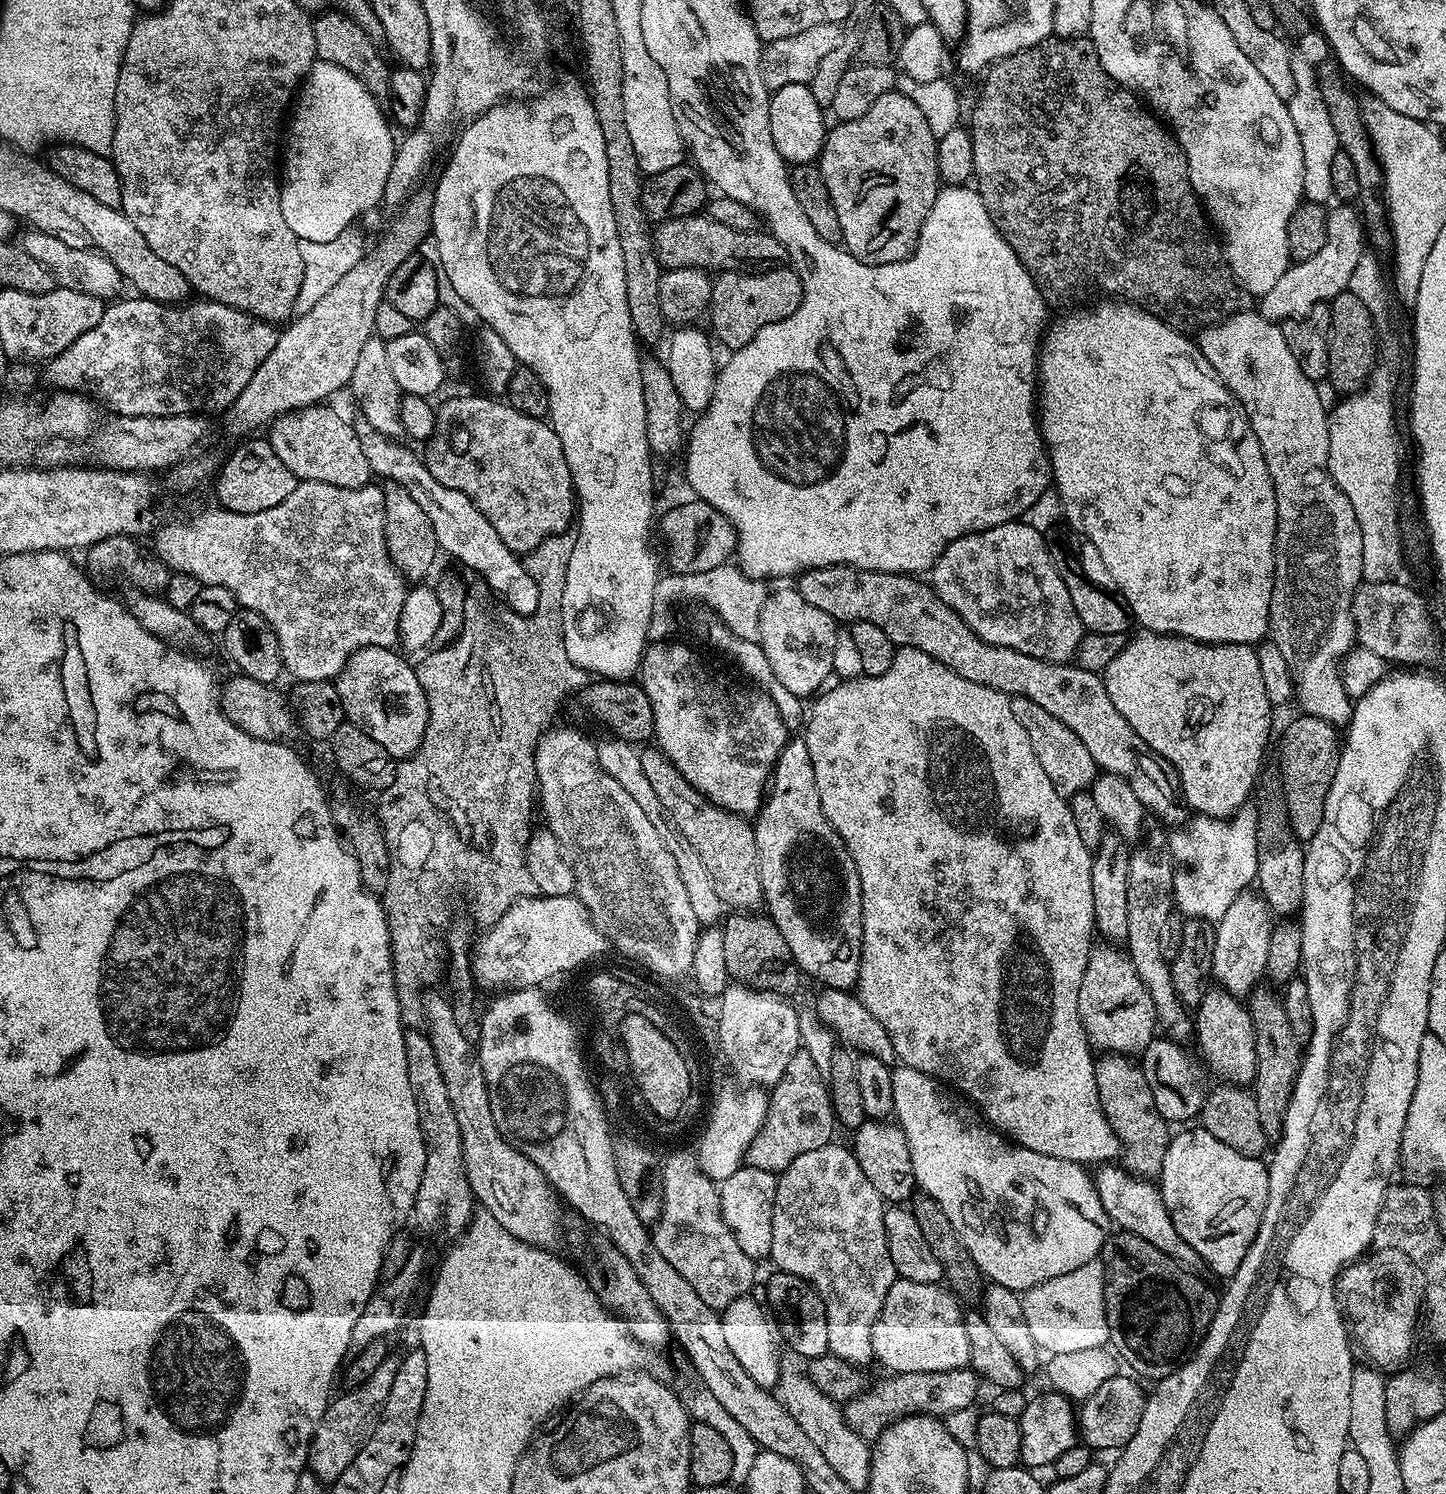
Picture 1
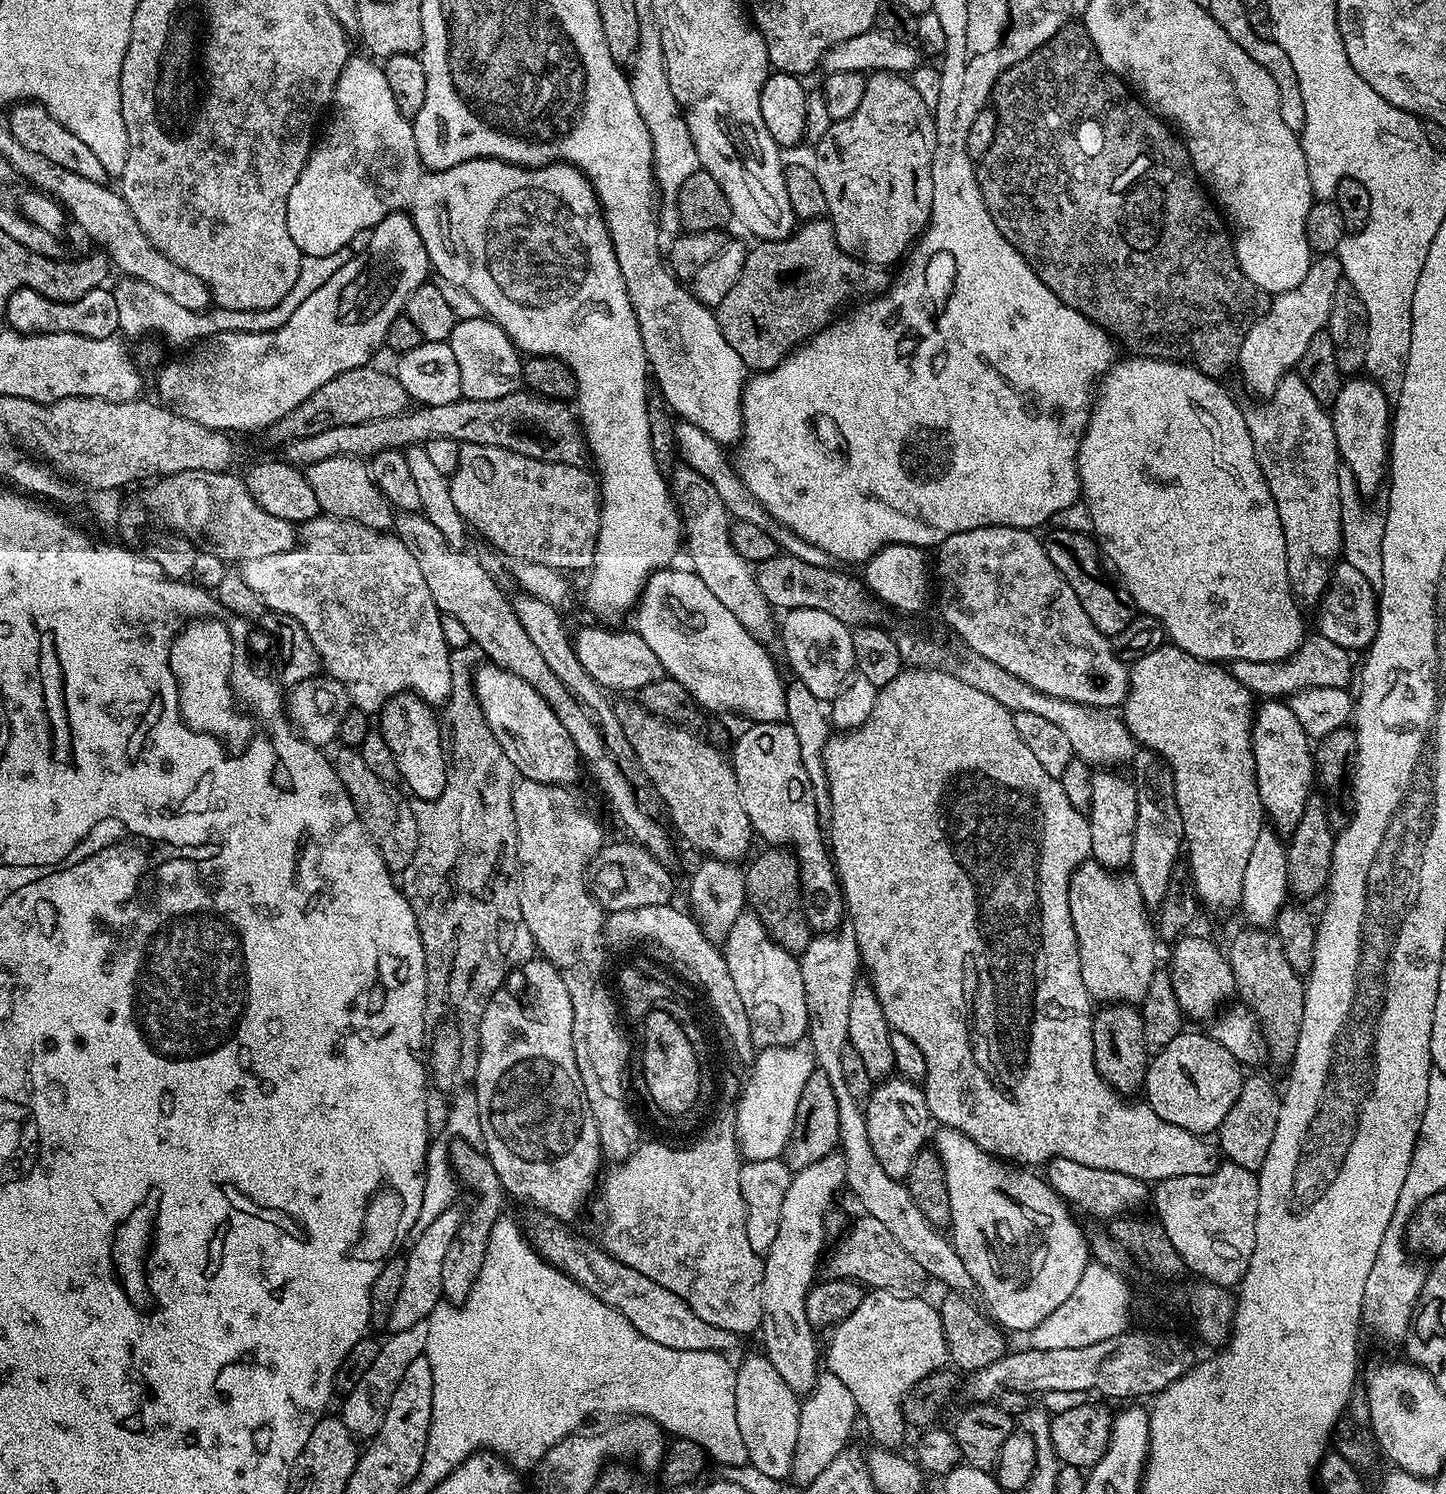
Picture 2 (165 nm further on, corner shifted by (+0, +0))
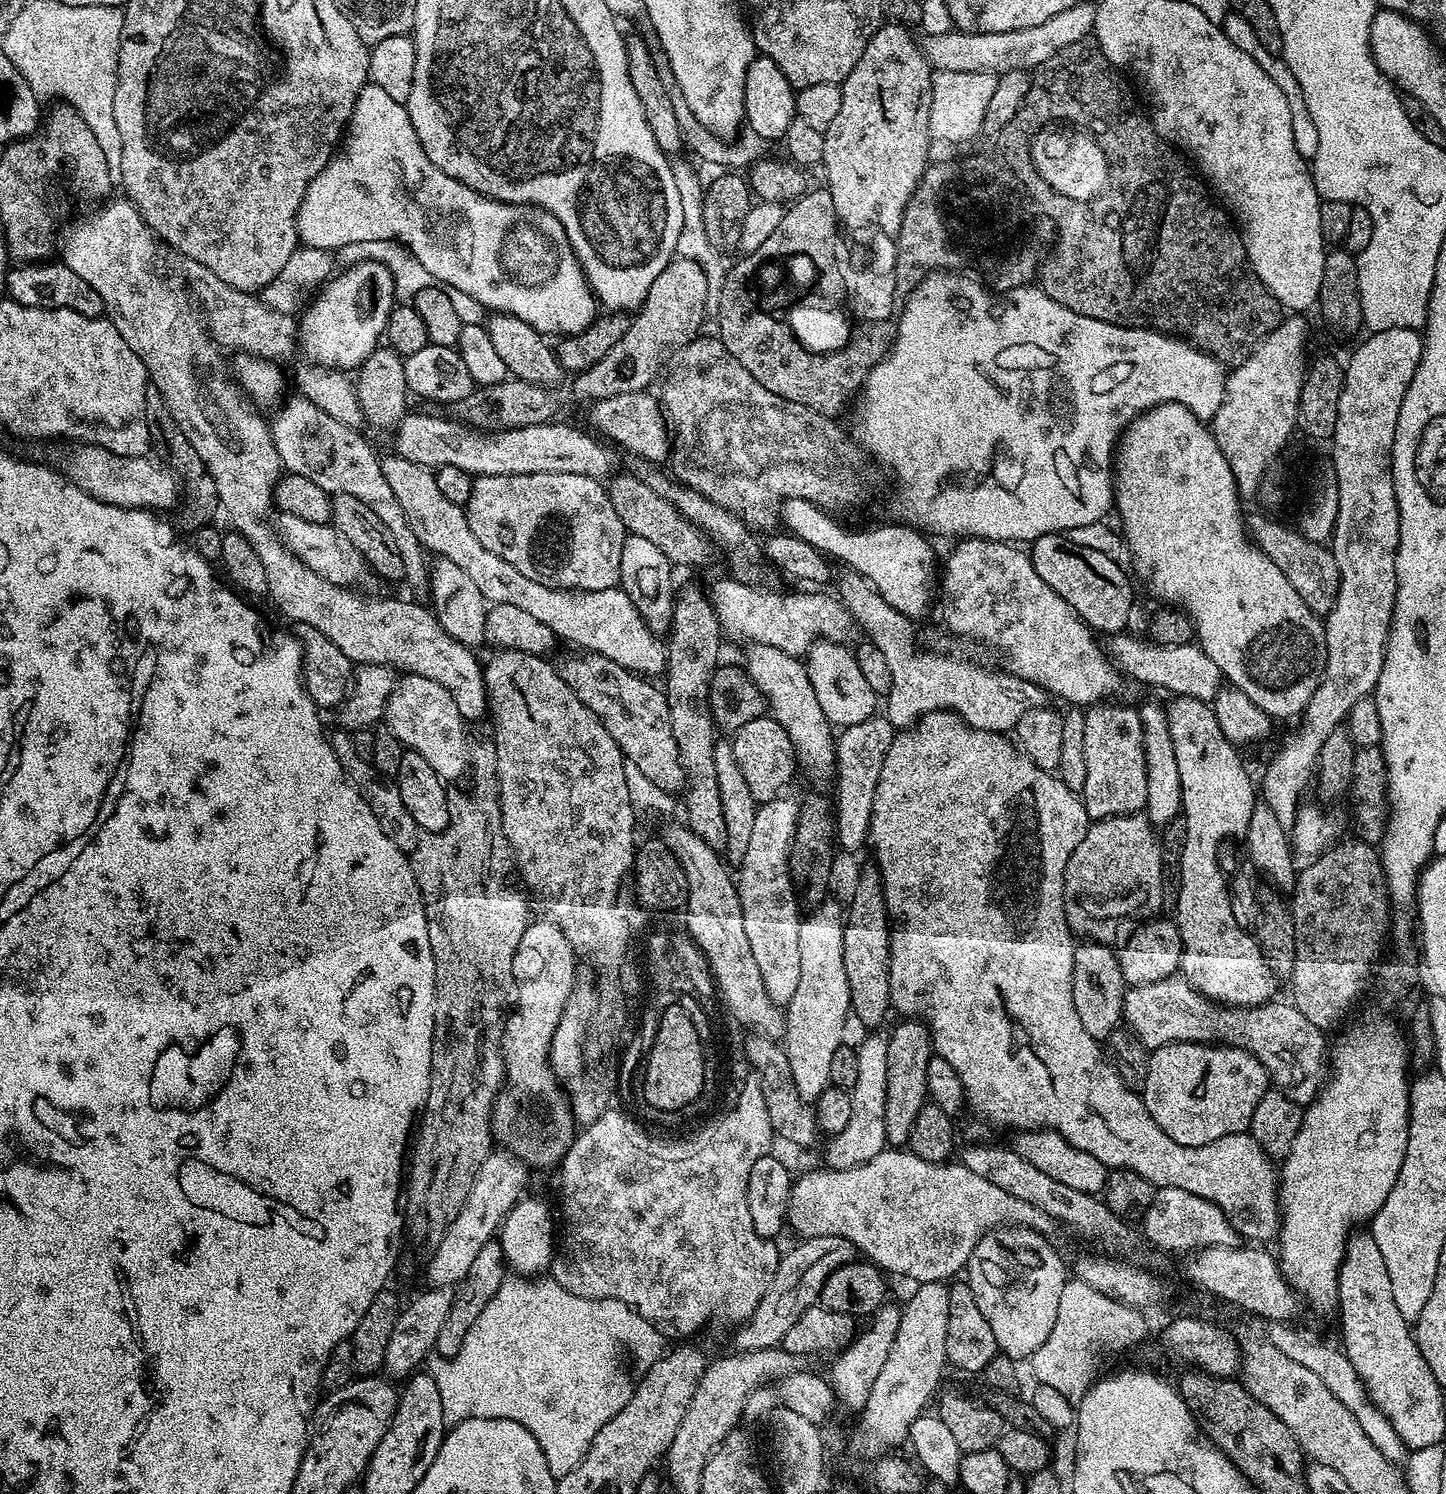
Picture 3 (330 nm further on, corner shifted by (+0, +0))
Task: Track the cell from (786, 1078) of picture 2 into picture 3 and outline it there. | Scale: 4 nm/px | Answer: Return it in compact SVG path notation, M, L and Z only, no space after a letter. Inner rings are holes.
M826 900L809 912L799 928L801 973L797 989L784 1008L785 1034L782 1039L796 1089L805 1103L813 1103L831 1083L831 1059L834 1051L843 1045L844 1019L849 1019L852 1006L850 982L846 982L846 965L842 963L843 909Z

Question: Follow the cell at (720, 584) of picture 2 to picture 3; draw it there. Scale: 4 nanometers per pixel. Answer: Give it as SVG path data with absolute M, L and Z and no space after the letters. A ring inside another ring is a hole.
M752 644L749 649L747 674L767 698L772 719L786 730L799 765L808 768L814 779L829 781L835 775L835 735L815 697L805 661L765 644Z

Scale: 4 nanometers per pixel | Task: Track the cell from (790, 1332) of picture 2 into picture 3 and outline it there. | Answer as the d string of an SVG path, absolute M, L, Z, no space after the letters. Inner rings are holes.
M868 1034L861 1044L858 1044L856 1053L860 1061L858 1062L858 1082L854 1082L850 1098L850 1123L846 1125L846 1130L842 1134L831 1137L828 1143L828 1164L829 1169L853 1168L859 1164L865 1164L870 1158L874 1158L878 1153L885 1151L888 1139L886 1138L886 1082L888 1081L888 1067L886 1066L886 1046L888 1045L887 1035Z

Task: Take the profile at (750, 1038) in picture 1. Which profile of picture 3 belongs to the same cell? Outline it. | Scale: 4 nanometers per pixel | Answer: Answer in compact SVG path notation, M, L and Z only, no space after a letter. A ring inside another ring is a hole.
M788 795L775 796L757 807L748 850L738 865L742 923L746 928L755 961L758 962L759 973L765 982L766 994L779 1006L790 1002L801 973L798 934L802 911L800 912L798 892L794 887L792 869L788 863L800 813L800 800Z

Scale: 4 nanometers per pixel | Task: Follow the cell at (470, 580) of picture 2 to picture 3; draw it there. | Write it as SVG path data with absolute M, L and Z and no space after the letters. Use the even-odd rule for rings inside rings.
M299 394L289 395L275 409L276 417L271 417L270 427L274 446L280 455L280 463L285 473L310 478L314 486L322 486L330 494L341 492L358 498L358 502L366 502L382 522L386 522L386 530L394 534L398 542L398 550L402 554L404 580L420 588L429 583L430 568L424 564L426 549L417 538L408 516L402 510L398 498L394 498L390 482L386 482L386 474L382 474L380 460L368 440L355 428L338 422L338 418L330 418L326 410L318 410L314 402L310 402Z

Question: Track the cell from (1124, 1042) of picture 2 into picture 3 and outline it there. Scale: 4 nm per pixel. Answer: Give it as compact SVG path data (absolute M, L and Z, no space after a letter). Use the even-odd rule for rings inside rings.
M1091 938L1077 943L1074 950L1074 1010L1078 1010L1078 1018L1082 1018L1082 1027L1086 1029L1086 1034L1093 1036L1097 1042L1104 1042L1104 1039L1107 1041L1117 1031L1115 1028L1121 1027L1124 1018L1126 985L1120 969L1119 955L1115 951L1111 952L1112 950L1109 945Z

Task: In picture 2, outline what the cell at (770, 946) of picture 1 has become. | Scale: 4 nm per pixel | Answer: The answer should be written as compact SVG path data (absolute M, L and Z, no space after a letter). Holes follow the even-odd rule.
M768 846L756 856L756 861L744 872L744 895L751 911L766 926L766 930L772 936L772 940L778 946L782 946L788 952L801 954L807 948L807 944L814 937L812 927L808 925L808 919L804 913L804 906L800 899L800 868L796 865L796 858L791 851L784 846Z

